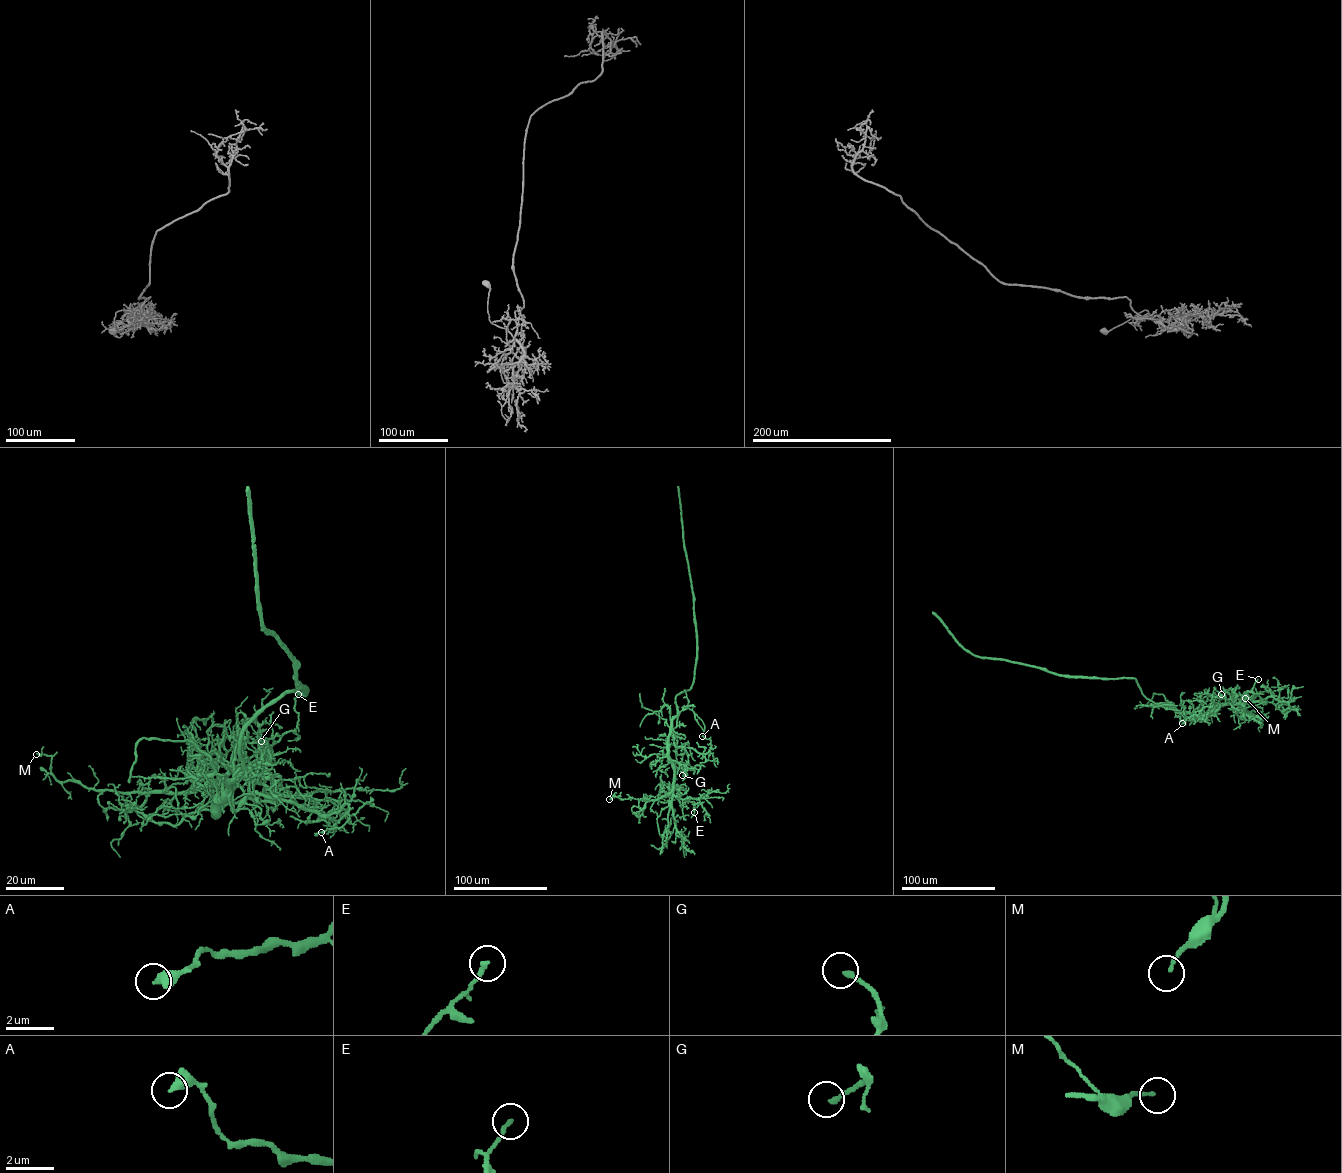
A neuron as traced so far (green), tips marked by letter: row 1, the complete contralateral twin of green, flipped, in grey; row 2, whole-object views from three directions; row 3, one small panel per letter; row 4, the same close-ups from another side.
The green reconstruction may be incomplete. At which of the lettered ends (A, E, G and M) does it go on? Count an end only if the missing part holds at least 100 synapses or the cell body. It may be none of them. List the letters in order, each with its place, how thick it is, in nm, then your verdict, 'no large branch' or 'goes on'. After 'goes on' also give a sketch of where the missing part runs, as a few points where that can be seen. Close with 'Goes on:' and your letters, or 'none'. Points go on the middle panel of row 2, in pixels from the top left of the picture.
A: at (702, 736); 480 nm thick; no large branch
E: at (694, 812); 180 nm thick; no large branch
G: at (682, 775); 200 nm thick; no large branch
M: at (609, 799); 140 nm thick; no large branch
Goes on: none

